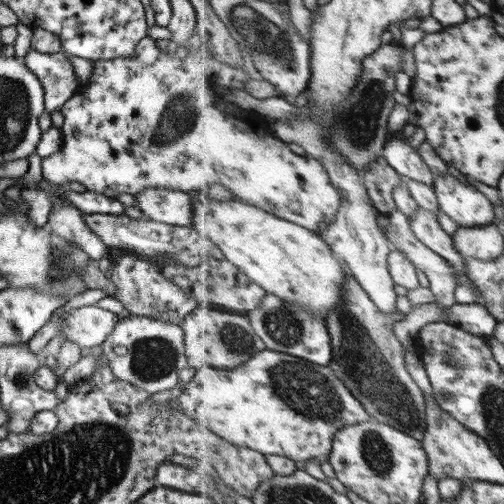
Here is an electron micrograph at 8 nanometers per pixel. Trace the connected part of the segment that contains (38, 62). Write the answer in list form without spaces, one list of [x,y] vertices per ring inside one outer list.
[[[31,49],[24,58],[24,64],[40,79],[48,114],[62,108],[81,86],[80,82],[76,82],[72,62],[63,51],[41,54]]]

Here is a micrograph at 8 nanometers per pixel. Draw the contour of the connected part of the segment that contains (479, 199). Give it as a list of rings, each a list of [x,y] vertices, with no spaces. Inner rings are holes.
[[[447,172],[438,176],[435,184],[441,209],[459,227],[488,226],[496,222],[494,202],[476,184],[466,185]]]

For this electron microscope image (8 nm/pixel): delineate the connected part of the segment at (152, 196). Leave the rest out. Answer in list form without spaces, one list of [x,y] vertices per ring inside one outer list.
[[[144,188],[134,196],[144,217],[174,226],[192,226],[193,211],[190,193],[164,188]]]

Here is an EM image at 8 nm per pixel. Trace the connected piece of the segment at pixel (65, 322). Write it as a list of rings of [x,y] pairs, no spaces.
[[[97,304],[82,306],[62,316],[60,333],[83,350],[91,349],[106,341],[119,318],[119,314],[104,310]]]

